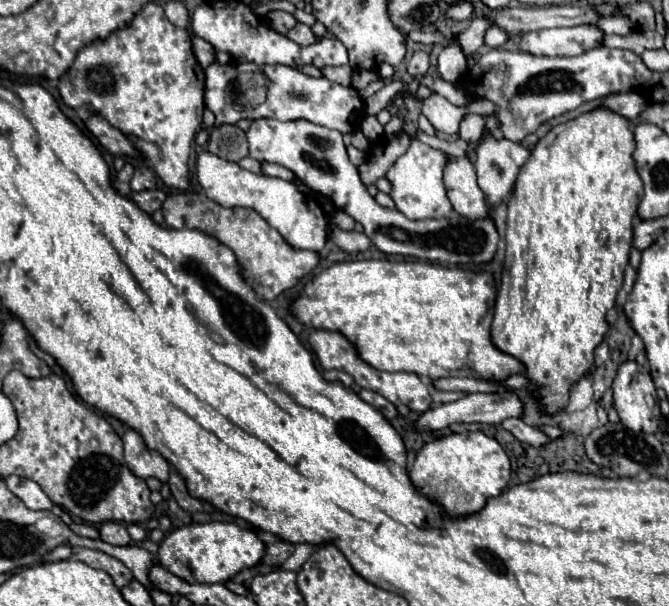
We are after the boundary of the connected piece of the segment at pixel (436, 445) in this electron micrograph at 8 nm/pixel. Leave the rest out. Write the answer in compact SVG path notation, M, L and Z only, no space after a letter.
M462 432L436 438L418 452L410 478L428 498L440 504L448 516L472 514L484 508L490 496L498 496L510 480L510 458L504 448L484 432Z

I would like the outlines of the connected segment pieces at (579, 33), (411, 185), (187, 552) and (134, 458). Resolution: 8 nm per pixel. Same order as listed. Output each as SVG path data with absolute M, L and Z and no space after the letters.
M598 26L552 28L522 34L518 44L524 52L534 56L578 56L590 48L602 46L604 32Z
M412 142L412 156L400 156L396 164L390 168L386 178L392 182L392 200L396 208L410 220L422 220L422 218L453 218L458 214L454 212L444 184L444 166L448 162L448 154L442 150L434 150L426 146L426 150L418 150L418 146L426 146L422 142Z
M228 522L188 524L170 532L158 548L158 560L162 568L190 584L216 584L228 582L238 572L254 568L264 554L264 544L256 538L250 528Z
M126 430L126 434L122 436L124 440L124 458L128 468L132 468L132 472L140 478L158 478L160 482L168 480L168 462L154 450L150 450L144 440L140 438L138 432L134 430Z

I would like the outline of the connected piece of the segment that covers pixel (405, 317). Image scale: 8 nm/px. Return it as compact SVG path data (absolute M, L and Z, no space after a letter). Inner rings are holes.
M423 260L344 261L330 266L328 270L318 274L310 284L306 284L302 294L300 294L300 298L296 298L296 302L292 304L292 312L306 326L310 324L312 328L324 328L324 330L342 332L350 342L356 344L360 358L366 360L370 366L374 366L378 370L386 370L386 372L414 372L418 376L428 376L432 380L438 380L438 378L444 378L444 376L466 376L466 378L480 378L480 380L496 380L496 382L500 382L500 380L506 380L512 374L524 372L524 364L520 360L516 360L514 356L500 352L494 346L494 342L490 340L490 324L492 324L492 320L490 320L490 298L494 298L494 288L490 284L494 284L494 278L488 272L472 272L472 270L462 270L458 266L440 266L440 264L432 264Z

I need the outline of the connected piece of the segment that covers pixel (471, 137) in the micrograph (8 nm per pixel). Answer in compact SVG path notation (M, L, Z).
M466 114L460 122L460 138L466 142L478 142L484 130L484 118L480 114Z

